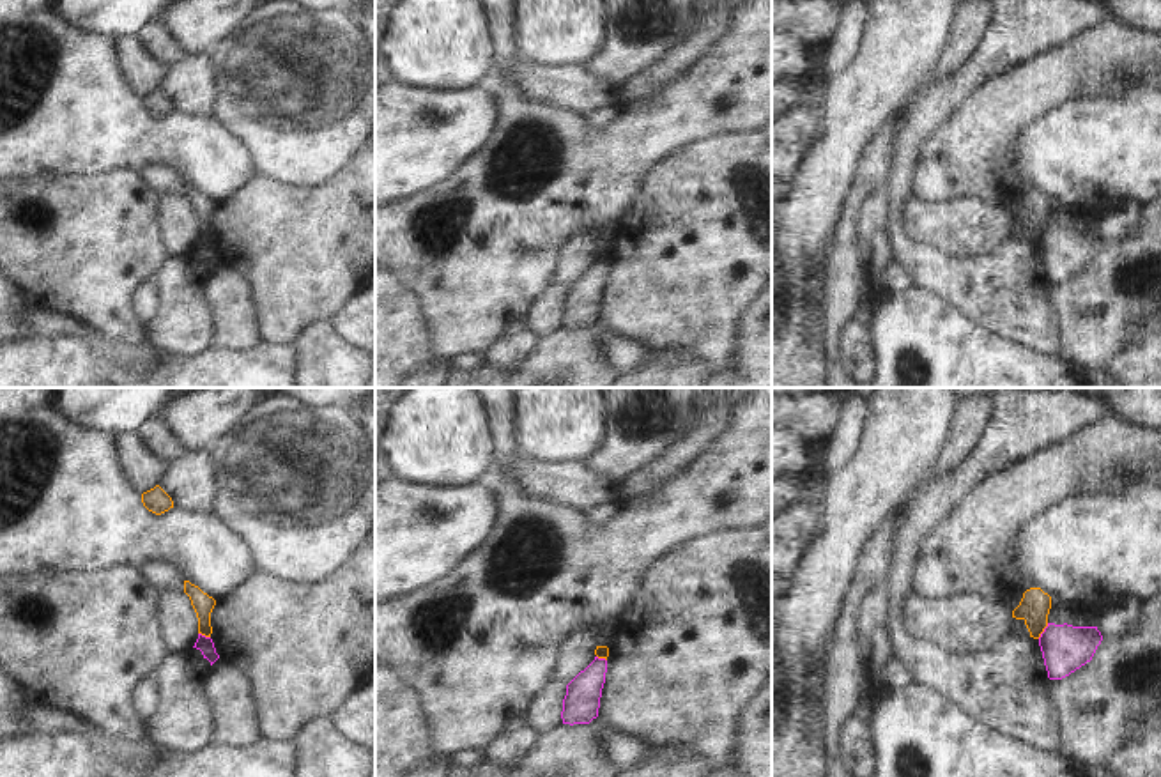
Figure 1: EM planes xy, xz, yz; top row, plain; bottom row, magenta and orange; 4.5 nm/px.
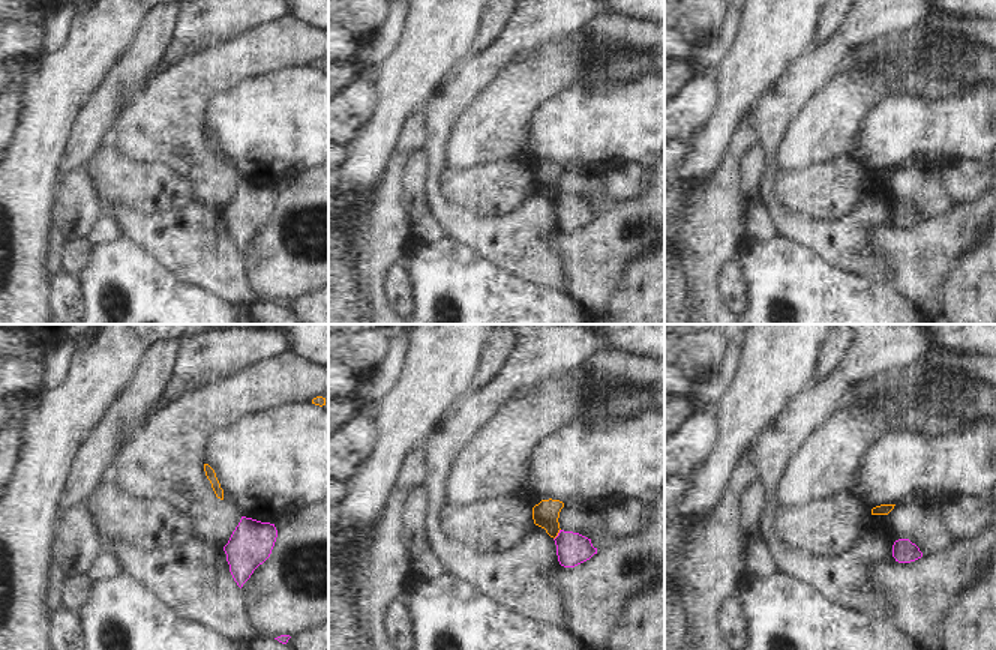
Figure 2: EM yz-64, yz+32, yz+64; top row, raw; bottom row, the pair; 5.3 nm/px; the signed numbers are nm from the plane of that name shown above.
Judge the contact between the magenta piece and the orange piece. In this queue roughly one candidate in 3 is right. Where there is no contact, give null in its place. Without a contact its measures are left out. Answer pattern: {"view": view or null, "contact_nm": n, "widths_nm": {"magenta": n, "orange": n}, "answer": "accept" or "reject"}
{"view": "yz", "contact_nm": 90, "widths_nm": {"magenta": 220, "orange": 140}, "answer": "reject"}

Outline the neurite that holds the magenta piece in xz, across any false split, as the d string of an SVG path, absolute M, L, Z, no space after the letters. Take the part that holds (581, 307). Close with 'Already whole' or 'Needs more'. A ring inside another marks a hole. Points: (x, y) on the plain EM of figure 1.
M595 260L595 264L566 288L561 315L563 327L589 327L598 320L605 276L607 264Z. Already whole.

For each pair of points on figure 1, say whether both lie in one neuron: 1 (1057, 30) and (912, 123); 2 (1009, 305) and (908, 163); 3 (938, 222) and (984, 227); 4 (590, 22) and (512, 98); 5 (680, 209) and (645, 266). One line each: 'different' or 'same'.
1: same
2: same
3: same
4: different
5: same

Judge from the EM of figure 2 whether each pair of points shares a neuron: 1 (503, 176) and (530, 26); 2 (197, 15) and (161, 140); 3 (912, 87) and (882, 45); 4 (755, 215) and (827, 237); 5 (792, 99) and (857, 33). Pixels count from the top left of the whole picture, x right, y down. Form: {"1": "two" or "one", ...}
{"1": "two", "2": "two", "3": "one", "4": "two", "5": "one"}

